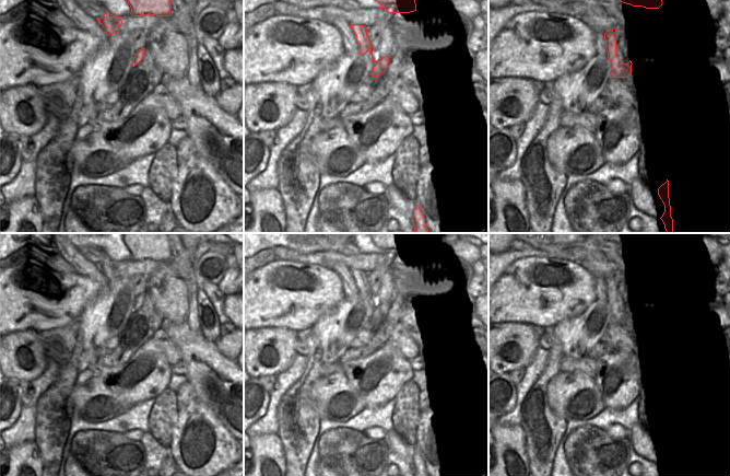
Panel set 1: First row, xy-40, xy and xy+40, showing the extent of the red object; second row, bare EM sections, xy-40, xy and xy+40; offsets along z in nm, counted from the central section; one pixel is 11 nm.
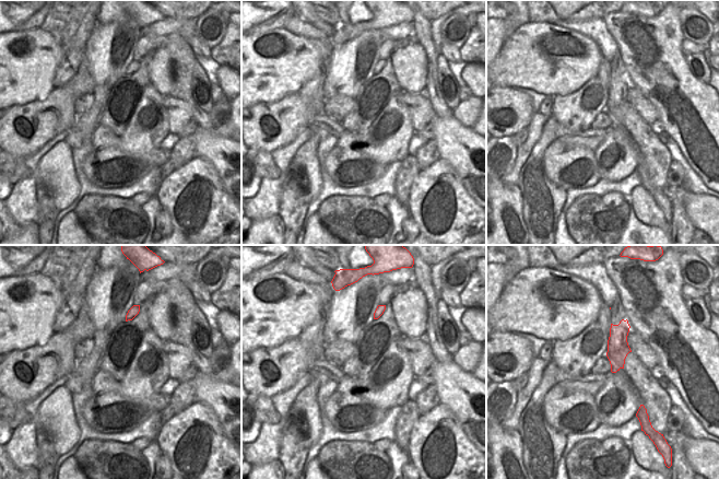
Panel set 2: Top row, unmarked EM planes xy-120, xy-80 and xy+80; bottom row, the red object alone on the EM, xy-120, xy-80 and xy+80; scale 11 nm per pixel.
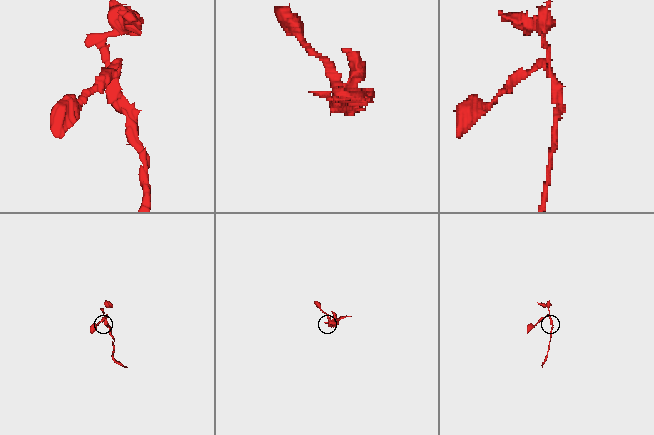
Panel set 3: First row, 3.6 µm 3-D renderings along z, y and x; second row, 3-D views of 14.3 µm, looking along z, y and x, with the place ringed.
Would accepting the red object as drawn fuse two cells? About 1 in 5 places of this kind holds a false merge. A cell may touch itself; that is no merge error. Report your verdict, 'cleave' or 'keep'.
cleave

